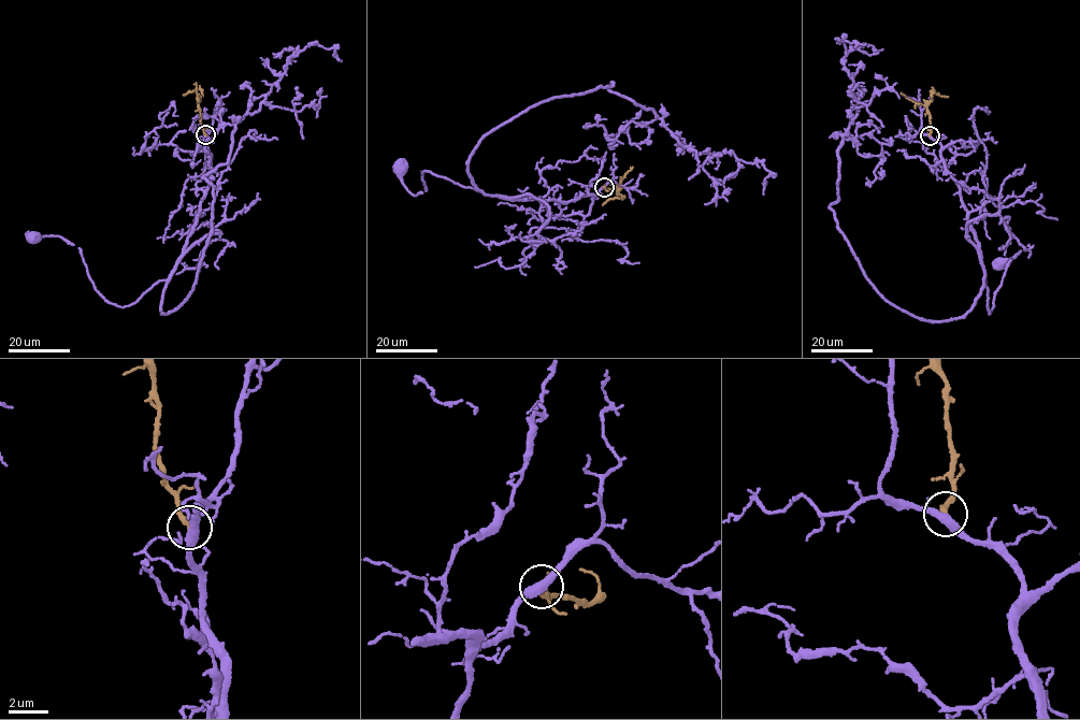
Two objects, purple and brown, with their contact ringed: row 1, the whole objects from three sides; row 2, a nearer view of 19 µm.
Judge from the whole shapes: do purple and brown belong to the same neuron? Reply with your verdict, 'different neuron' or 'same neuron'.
same neuron

